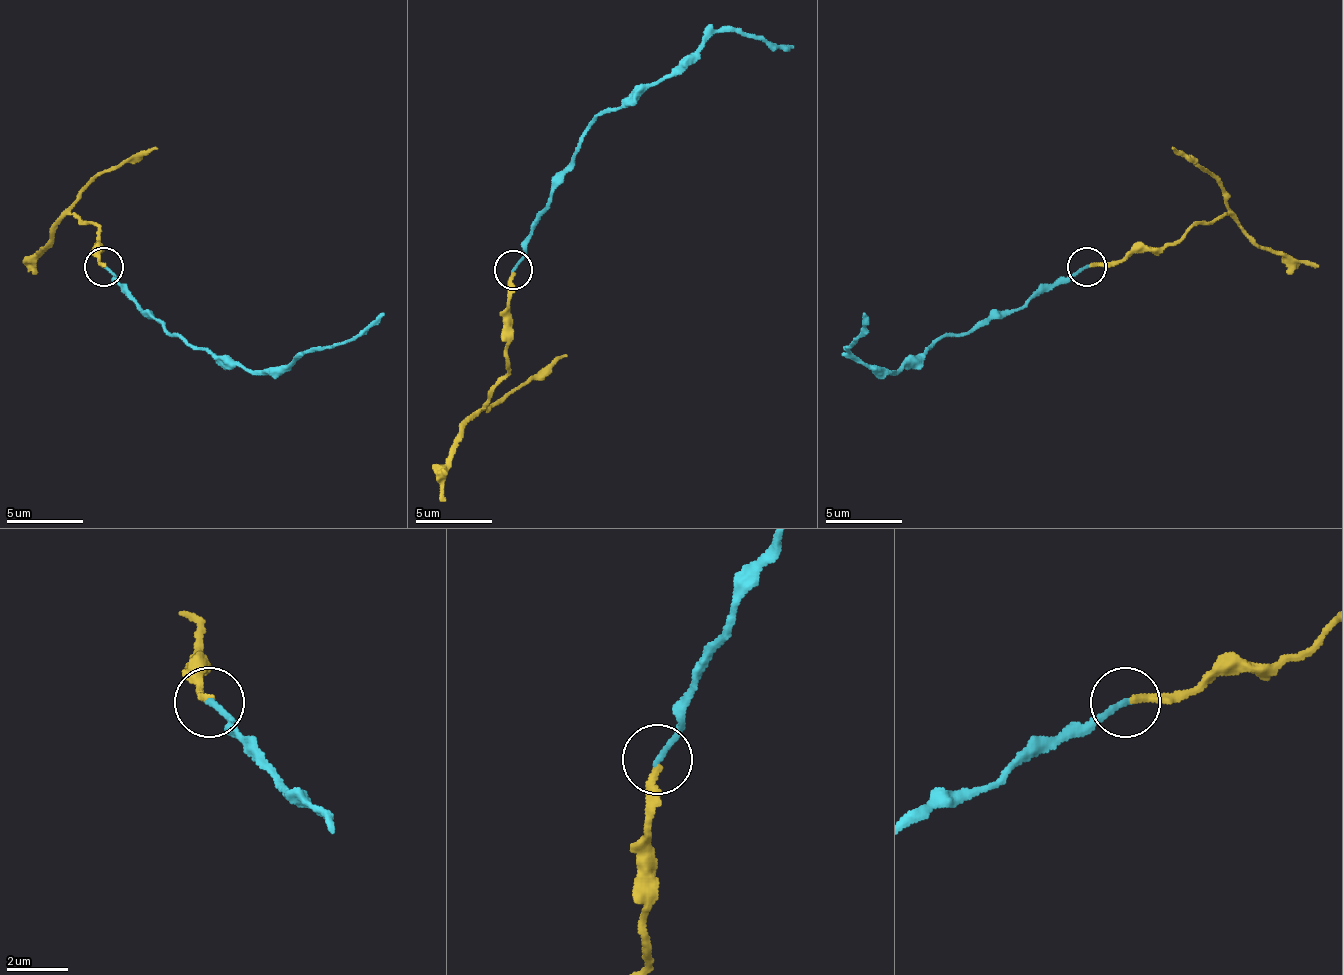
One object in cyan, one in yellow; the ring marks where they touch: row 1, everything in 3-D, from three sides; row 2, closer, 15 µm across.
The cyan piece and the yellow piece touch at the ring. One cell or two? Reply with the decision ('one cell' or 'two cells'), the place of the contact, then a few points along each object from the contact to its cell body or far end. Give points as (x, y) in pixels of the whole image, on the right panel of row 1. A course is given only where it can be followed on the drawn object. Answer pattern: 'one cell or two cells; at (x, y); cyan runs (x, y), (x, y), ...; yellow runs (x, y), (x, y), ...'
one cell; at (1087, 266); cyan runs (1088, 265), (1037, 289), (1018, 308), (995, 312), (952, 335), (902, 370), (867, 370), (848, 350), (864, 312); yellow runs (1088, 265), (1115, 265), (1130, 254), (1173, 246), (1227, 207), (1227, 196), (1208, 173), (1173, 146)

